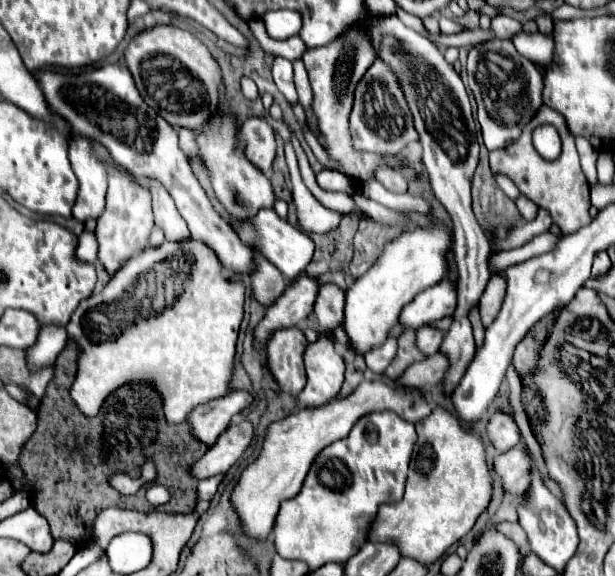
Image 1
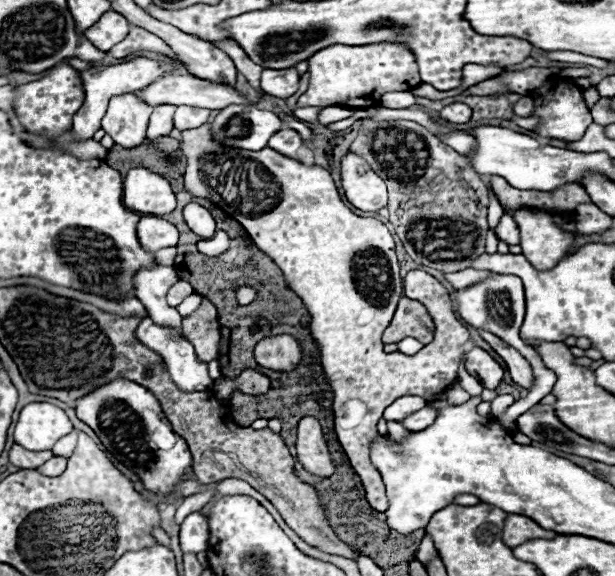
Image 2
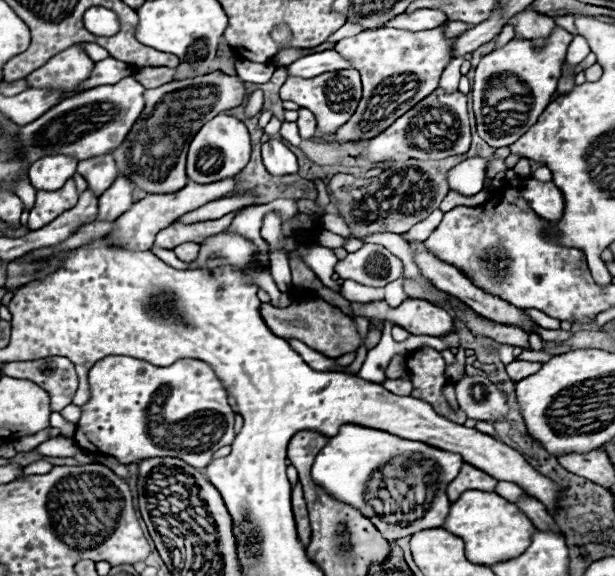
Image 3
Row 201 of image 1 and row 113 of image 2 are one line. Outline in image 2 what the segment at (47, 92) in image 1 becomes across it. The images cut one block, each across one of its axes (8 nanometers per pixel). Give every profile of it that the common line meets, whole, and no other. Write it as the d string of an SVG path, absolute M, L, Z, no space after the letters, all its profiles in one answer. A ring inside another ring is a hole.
M178 106L174 112L174 128L176 130L188 130L198 128L208 122L210 110L206 108L192 108L192 106Z

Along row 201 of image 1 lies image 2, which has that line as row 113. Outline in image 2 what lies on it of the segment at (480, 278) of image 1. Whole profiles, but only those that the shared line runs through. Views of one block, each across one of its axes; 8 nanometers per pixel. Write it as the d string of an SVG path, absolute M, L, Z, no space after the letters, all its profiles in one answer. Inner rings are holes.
M454 102L454 104L448 104L440 110L440 118L446 120L446 122L452 122L452 124L468 122L470 114L472 114L472 110L464 102Z

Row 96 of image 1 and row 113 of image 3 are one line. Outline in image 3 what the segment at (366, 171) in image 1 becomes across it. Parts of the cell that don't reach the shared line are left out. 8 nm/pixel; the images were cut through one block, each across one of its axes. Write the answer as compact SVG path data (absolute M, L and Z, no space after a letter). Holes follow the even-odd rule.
M334 70L334 72L324 72L314 78L296 78L288 76L284 86L280 88L282 100L292 100L302 108L308 108L318 122L318 130L322 134L336 132L342 124L350 120L354 114L360 98L362 98L362 86L360 86L360 72L358 70Z

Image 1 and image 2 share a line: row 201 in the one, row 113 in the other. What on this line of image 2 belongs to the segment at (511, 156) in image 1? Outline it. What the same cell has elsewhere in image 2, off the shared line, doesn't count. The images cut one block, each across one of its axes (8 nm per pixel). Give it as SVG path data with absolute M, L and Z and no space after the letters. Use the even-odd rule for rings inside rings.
M548 78L540 88L532 90L530 96L534 100L532 116L538 118L538 126L534 128L534 132L540 136L572 142L572 140L580 140L580 136L584 136L588 124L592 124L592 116L590 116L586 102L584 102L582 88L578 84L574 84L572 80Z

